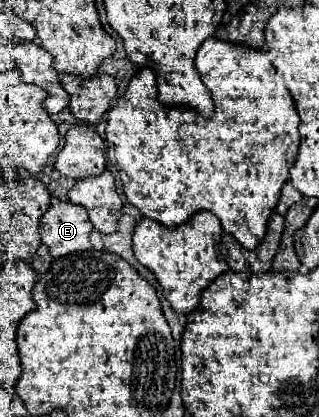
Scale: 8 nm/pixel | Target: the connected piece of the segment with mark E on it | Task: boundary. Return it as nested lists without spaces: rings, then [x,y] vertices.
[[[51,196],[51,206],[41,216],[39,234],[41,242],[49,246],[53,258],[79,250],[89,250],[91,230],[93,226],[89,222],[87,210],[71,202],[65,202],[57,196]]]

